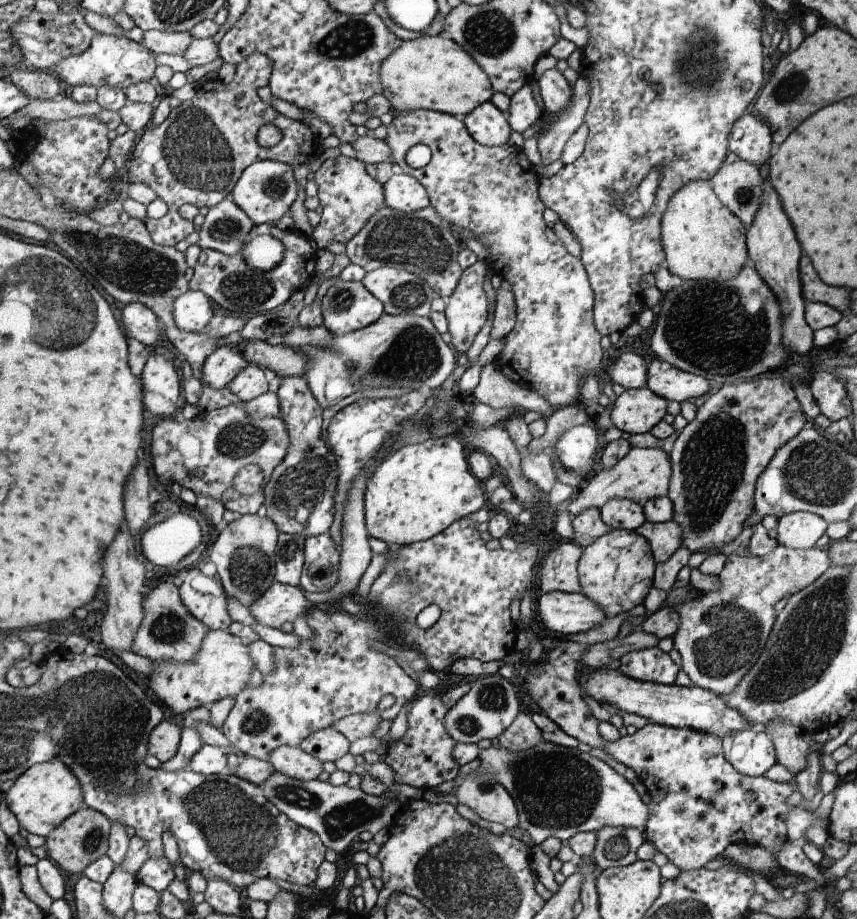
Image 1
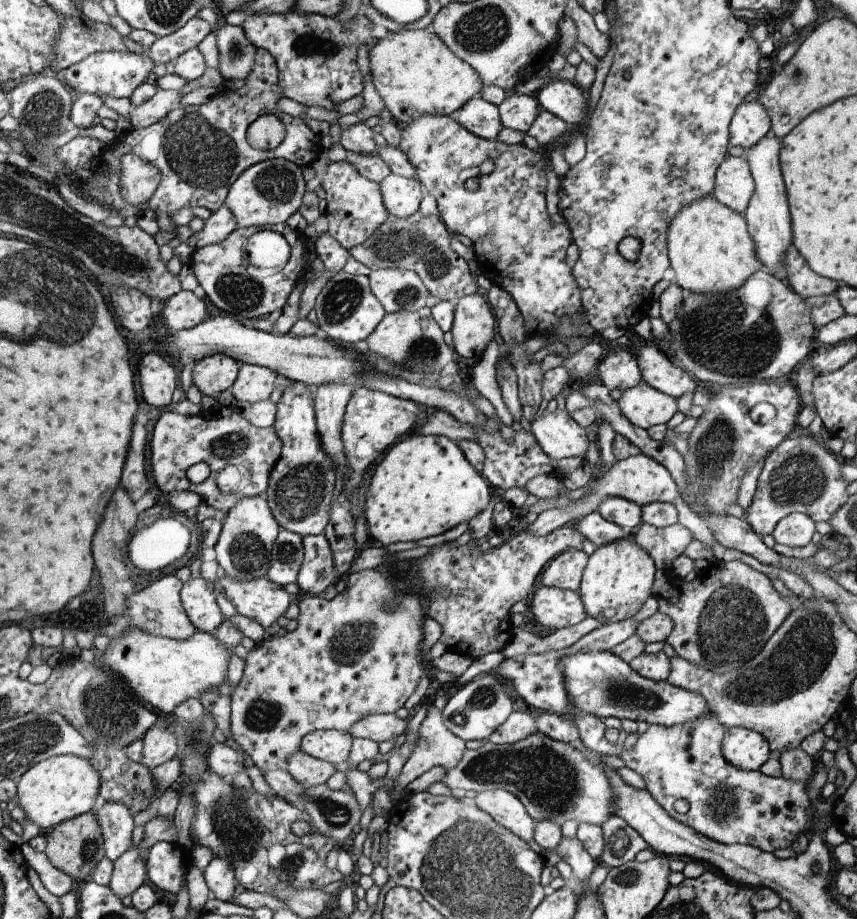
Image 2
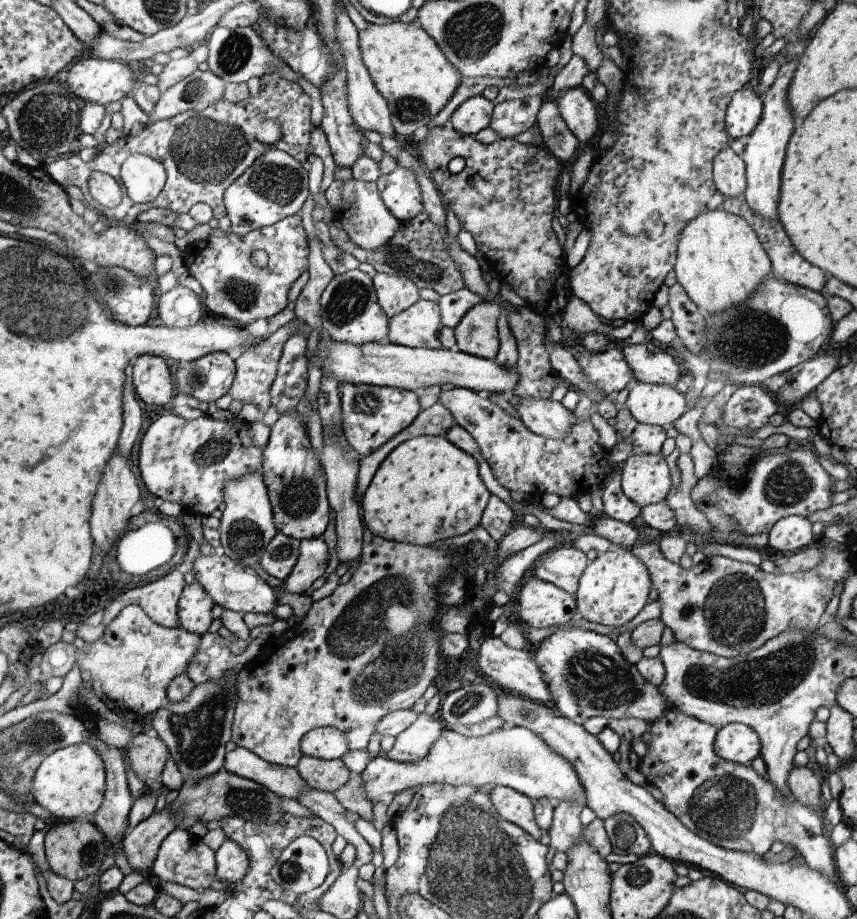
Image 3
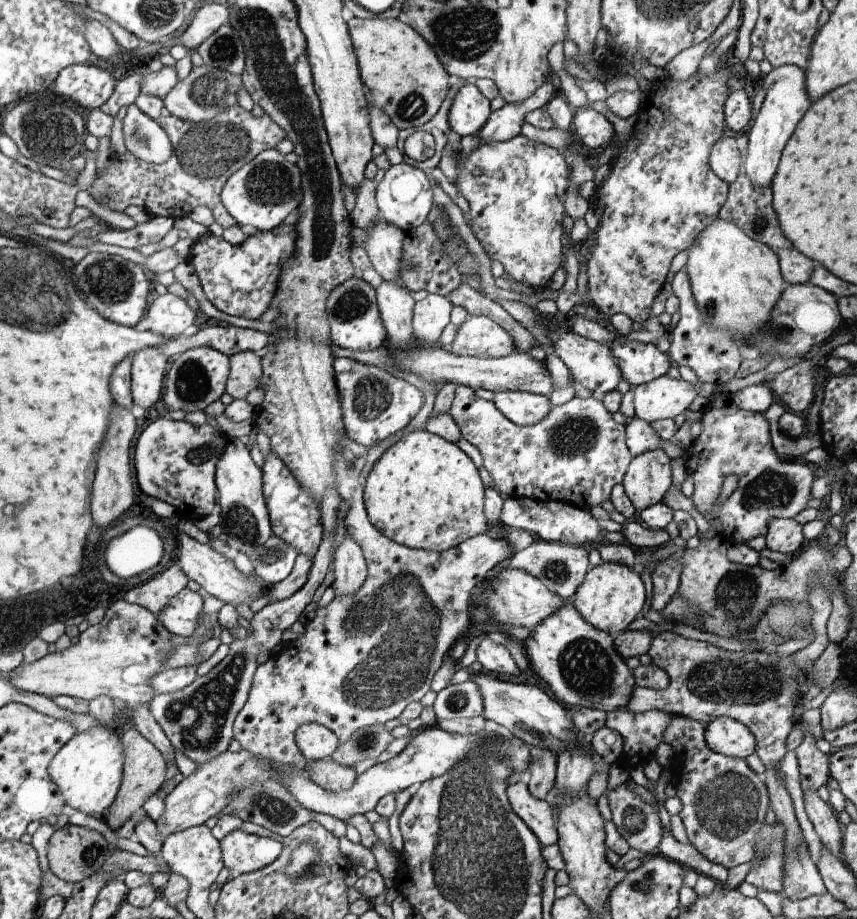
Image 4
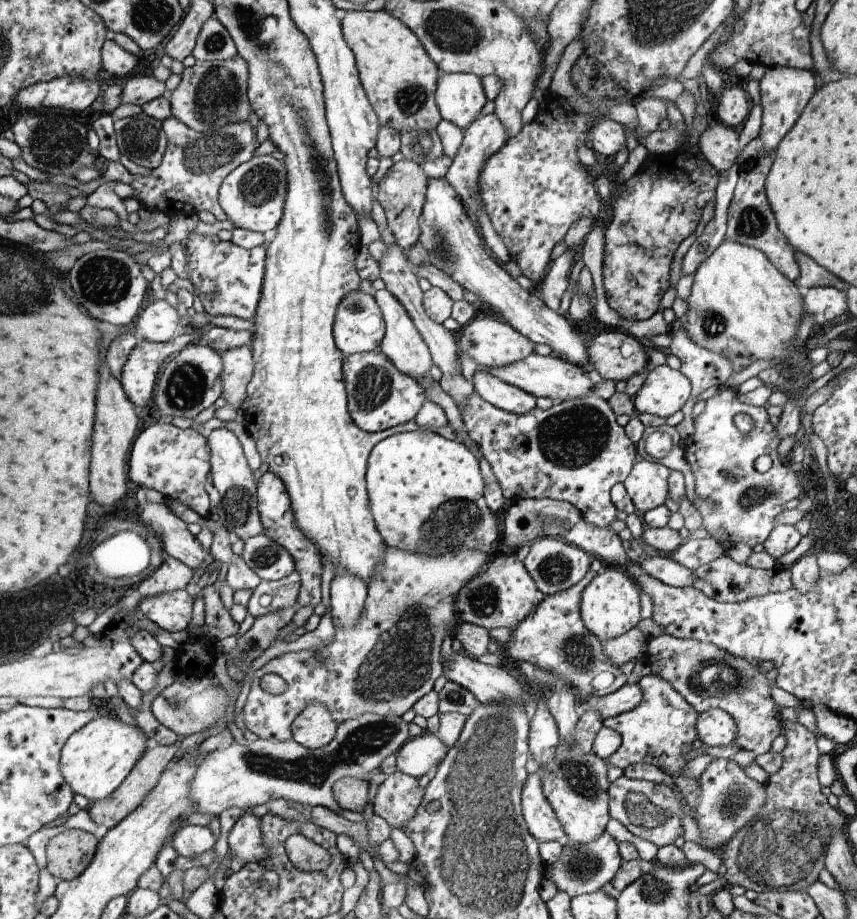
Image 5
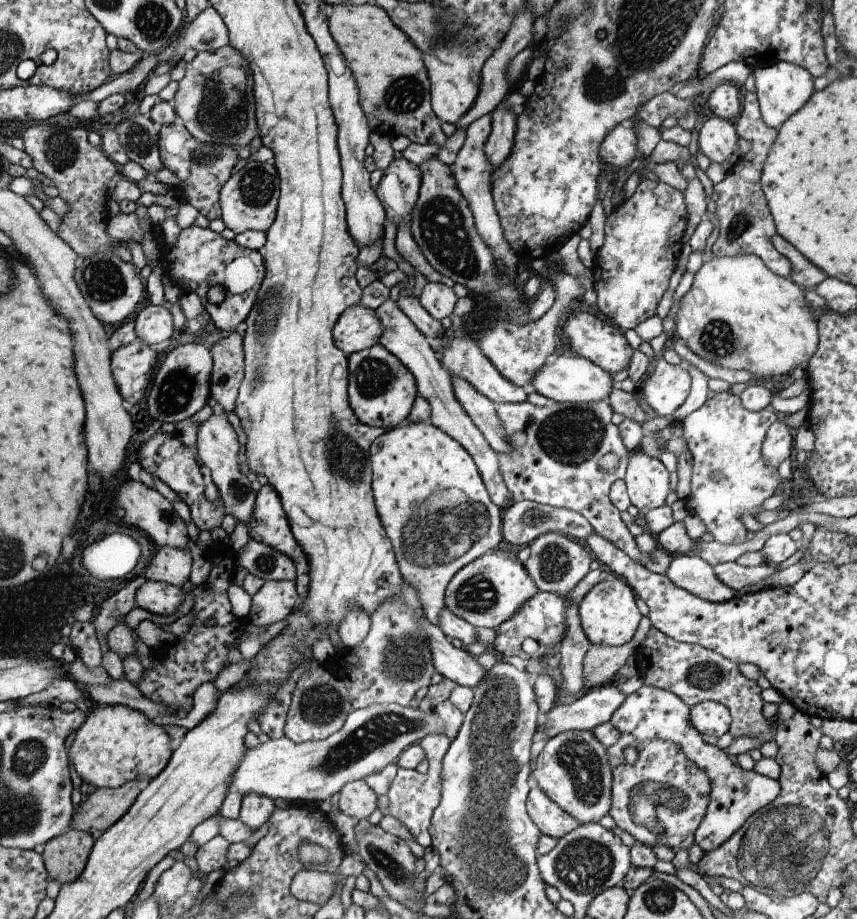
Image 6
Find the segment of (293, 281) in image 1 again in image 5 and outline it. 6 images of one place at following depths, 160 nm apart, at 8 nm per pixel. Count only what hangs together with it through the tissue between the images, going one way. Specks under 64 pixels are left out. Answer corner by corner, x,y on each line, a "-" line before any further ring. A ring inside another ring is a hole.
192,233
188,238
185,254
190,268
190,281
196,288
193,294
200,298
200,303
207,313
211,316
234,316
244,320
254,318
256,310
259,309
266,277
268,242
265,241
264,244
252,249
244,249
231,241
222,242
217,235
210,237

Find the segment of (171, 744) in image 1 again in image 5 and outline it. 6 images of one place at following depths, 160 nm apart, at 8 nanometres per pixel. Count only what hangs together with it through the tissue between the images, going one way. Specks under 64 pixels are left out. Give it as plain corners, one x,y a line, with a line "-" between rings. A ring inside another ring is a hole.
152,744
147,750
144,750
143,757
139,762
136,762
135,769
131,771
131,775
126,781
115,791
103,800
91,803
87,808
90,819
99,827
105,826
107,829
112,829
117,826
138,809
140,804
146,800
146,797
158,786
160,778
166,770
168,763
174,758
178,745
166,746

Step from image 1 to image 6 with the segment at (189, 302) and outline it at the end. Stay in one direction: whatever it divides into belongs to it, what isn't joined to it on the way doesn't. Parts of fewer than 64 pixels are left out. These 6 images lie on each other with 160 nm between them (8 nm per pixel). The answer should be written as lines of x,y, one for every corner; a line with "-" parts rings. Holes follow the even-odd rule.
149,305
135,317
137,339
148,346
164,342
172,336
172,314
163,306

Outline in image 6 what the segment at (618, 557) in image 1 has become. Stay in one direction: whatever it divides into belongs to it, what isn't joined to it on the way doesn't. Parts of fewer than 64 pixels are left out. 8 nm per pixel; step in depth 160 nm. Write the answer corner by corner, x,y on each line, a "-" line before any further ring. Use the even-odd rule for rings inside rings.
611,574
608,579
596,584
578,606
582,628
591,645
601,646
621,646
632,640
632,636
636,633
643,616
636,605
638,597
633,592
633,589
623,580
622,577
617,577

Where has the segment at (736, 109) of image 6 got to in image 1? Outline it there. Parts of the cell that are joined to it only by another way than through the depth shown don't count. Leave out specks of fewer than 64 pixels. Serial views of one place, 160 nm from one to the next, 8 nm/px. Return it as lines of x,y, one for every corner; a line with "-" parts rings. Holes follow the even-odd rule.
745,112
734,124
729,134
729,150
737,154
743,161
751,162
758,168
766,166
771,158
772,130
768,122
762,120
754,112

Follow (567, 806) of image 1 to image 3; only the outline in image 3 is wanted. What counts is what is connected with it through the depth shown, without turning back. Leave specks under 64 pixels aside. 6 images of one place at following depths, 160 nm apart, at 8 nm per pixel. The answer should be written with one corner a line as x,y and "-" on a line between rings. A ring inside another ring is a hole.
506,726
496,730
494,734
484,737
467,737
458,734
452,728
445,728
440,740
432,744
428,756
418,762
406,764
391,759
376,757
368,764
360,775
362,788
366,796
376,804
382,794
397,794
402,790
422,787
430,784
446,784
450,786
486,786
495,784
512,788
528,796
531,801
546,798
553,807
560,802
582,802
587,806
586,790
574,770
574,764
564,760
558,752
554,752
544,738
536,736
528,728

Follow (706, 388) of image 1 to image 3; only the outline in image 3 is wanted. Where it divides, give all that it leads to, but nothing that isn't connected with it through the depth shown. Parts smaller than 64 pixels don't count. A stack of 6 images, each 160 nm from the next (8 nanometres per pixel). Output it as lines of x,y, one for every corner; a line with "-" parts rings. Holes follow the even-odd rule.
651,340
628,345
622,353
636,381
676,386
685,373
664,347

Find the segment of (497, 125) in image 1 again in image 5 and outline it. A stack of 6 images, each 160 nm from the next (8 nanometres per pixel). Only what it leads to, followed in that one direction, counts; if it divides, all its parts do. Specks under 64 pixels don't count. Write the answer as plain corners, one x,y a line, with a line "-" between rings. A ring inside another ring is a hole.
440,69
436,103
443,120
466,129
482,116
487,101
480,78
473,75
461,77

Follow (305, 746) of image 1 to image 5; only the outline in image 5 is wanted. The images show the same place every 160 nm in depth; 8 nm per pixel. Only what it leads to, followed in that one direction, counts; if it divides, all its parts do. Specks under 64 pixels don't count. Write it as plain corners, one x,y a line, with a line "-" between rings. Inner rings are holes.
310,702
292,726
293,739
306,748
318,749
332,742
338,733
338,722
320,702

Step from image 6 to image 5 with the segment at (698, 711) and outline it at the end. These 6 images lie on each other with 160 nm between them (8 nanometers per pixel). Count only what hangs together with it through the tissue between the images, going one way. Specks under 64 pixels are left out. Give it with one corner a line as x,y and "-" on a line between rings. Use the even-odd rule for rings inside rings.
720,708
706,710
699,714
696,729
698,737
708,747
737,745
736,722

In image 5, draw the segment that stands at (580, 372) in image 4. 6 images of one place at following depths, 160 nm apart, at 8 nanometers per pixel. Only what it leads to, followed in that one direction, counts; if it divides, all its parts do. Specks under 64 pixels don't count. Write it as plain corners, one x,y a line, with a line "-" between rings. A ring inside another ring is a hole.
445,177
430,180
427,201
424,202
423,214
419,222
421,231
419,240
428,250
431,266
436,266
460,286
476,294
479,300
488,304
500,316
504,316
504,320
525,338
536,345
550,346
552,351
558,352
558,356
563,354
564,360
586,370
586,366
590,365
586,340
582,340
574,332
567,316
560,316
553,312
538,296
524,290
516,279
514,280
502,266
494,262
493,253
484,246
479,230
468,218
459,195
448,184

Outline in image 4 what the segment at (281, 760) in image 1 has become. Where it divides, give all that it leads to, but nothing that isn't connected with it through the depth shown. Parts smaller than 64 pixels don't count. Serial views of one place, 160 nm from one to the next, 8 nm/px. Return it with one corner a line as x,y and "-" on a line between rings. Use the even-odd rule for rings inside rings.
330,759
310,761
306,777
323,790
341,792
350,790
358,775
352,767
343,766

